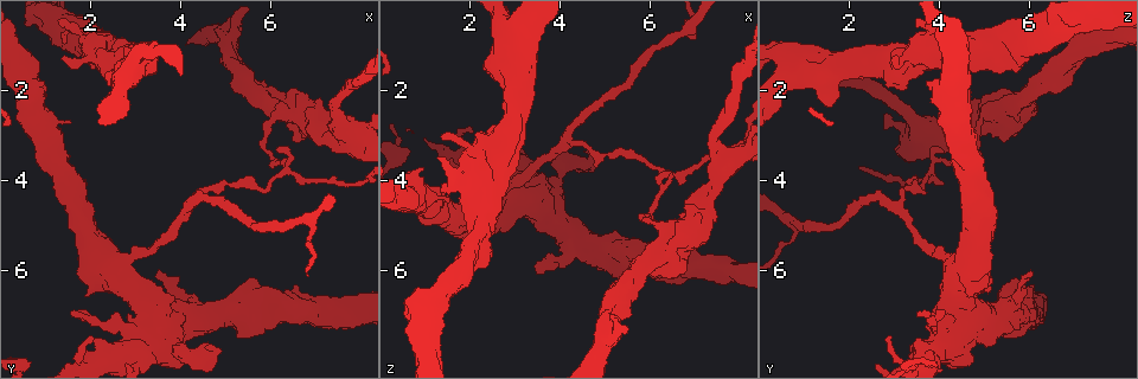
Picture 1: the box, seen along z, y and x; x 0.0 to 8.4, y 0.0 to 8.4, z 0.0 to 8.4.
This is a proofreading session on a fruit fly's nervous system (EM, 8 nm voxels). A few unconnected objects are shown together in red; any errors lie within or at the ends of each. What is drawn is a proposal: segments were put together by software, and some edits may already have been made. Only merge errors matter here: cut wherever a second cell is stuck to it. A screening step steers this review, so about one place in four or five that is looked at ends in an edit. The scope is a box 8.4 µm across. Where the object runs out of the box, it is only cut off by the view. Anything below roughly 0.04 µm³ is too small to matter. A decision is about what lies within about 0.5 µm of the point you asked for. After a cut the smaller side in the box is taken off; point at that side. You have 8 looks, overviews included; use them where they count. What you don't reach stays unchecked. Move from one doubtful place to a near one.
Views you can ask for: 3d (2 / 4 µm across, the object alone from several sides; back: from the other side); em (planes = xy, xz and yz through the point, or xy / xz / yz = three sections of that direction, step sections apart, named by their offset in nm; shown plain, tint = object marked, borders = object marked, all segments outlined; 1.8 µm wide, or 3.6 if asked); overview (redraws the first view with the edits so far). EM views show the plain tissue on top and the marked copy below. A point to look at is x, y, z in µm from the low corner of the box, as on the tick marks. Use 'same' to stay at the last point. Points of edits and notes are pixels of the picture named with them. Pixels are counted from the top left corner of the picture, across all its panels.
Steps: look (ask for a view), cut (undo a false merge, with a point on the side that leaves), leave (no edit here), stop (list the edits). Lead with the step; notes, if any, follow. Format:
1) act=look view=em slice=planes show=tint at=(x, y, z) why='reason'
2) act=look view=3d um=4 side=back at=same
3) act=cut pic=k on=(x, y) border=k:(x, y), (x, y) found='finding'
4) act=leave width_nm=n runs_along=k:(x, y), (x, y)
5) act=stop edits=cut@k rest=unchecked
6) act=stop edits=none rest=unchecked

act=look view=3d um=2 side=back at=(6.30, 3.85, 3.75) why='arms part here'

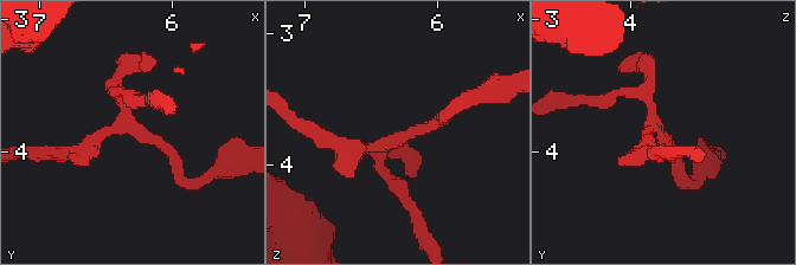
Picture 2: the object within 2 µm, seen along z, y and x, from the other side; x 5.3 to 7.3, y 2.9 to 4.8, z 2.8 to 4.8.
act=look view=em slice=xz step=8 show=tint at=(6.30, 3.80, 3.84)

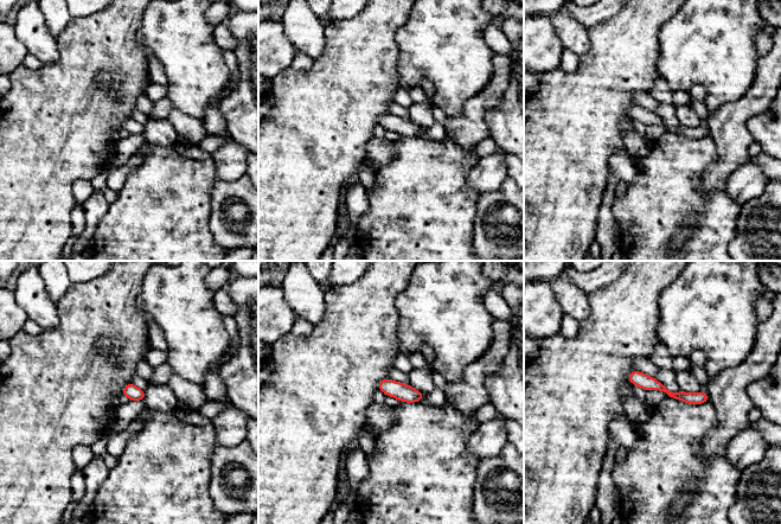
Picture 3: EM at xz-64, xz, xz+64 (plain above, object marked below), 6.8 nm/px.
act=look view=em slice=planes show=tint at=same

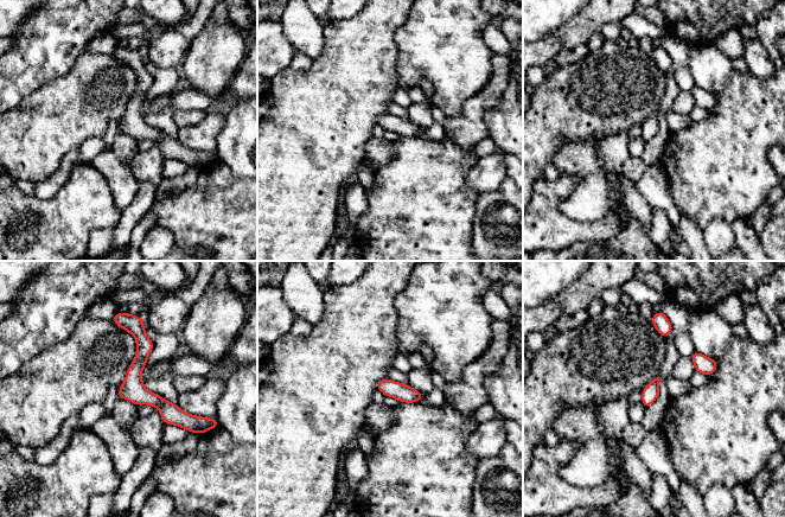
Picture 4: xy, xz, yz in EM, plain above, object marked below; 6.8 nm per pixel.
act=leave runs_along=4:(131, 323), (141, 337), (135, 385), (187, 426) found='all the same cell'

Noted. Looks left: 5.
act=look view=3d um=4 side=back at=(6.45, 2.55, 5.30)

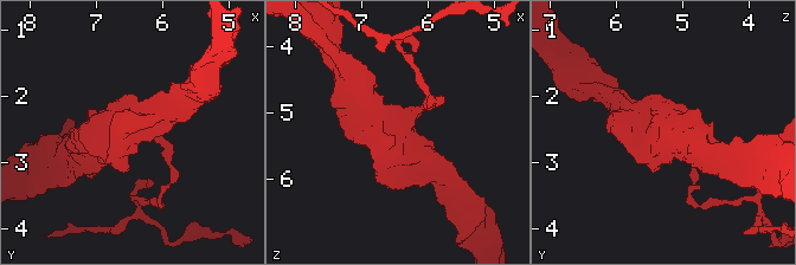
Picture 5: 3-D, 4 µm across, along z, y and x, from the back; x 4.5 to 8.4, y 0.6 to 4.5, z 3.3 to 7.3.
act=look view=em um=3.6 slice=yz step=8 show=tint at=same

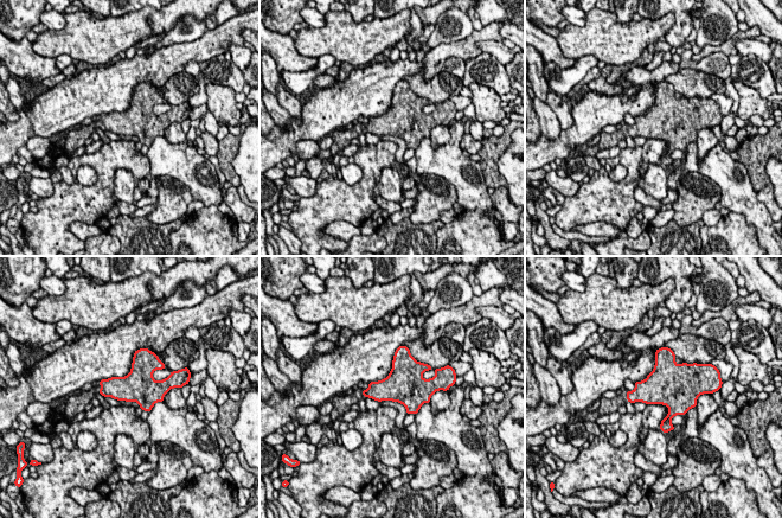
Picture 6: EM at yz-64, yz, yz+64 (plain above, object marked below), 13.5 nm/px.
act=leave found='one cell here'

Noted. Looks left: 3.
act=look view=3d um=4 at=(2.15, 1.10, 3.70)

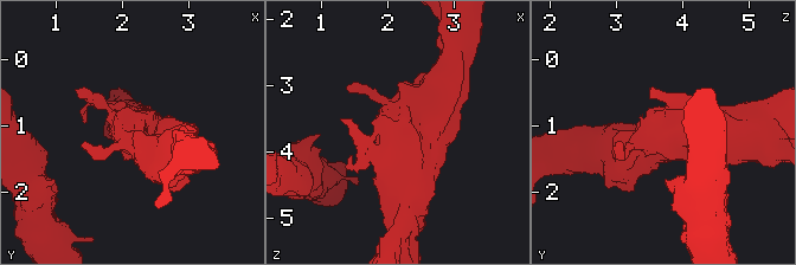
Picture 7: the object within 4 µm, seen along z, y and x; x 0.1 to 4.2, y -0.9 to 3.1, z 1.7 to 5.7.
act=look view=em um=3.6 slice=xy step=4 show=tint at=(2.15, 1.15, 3.65) why='now the EM'

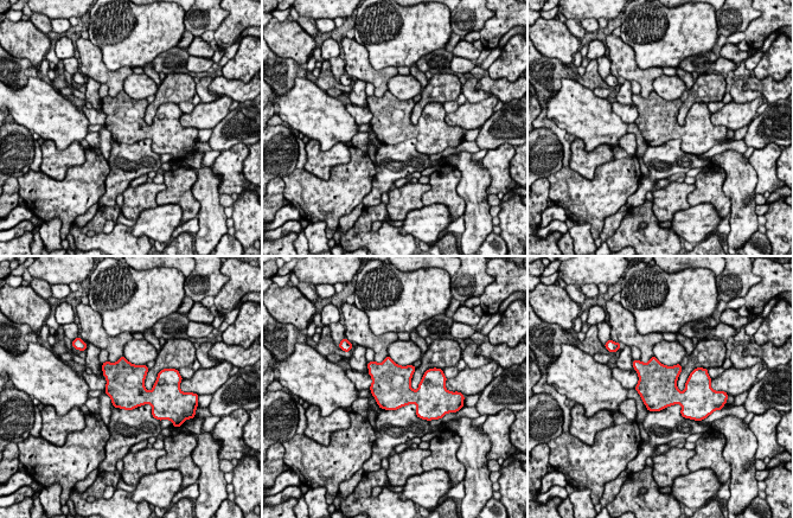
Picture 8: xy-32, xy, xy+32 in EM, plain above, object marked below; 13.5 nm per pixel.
act=leave found='one cell here'

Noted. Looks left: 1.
act=stop edits=none rest=unchecked

